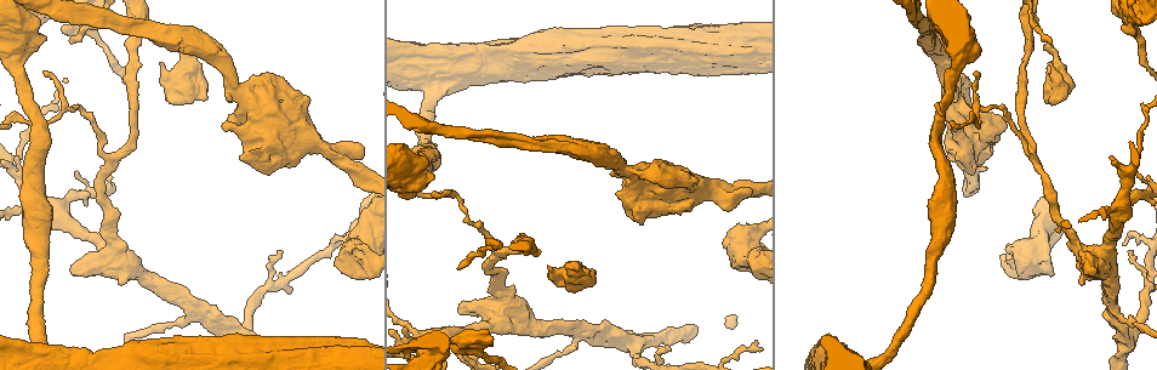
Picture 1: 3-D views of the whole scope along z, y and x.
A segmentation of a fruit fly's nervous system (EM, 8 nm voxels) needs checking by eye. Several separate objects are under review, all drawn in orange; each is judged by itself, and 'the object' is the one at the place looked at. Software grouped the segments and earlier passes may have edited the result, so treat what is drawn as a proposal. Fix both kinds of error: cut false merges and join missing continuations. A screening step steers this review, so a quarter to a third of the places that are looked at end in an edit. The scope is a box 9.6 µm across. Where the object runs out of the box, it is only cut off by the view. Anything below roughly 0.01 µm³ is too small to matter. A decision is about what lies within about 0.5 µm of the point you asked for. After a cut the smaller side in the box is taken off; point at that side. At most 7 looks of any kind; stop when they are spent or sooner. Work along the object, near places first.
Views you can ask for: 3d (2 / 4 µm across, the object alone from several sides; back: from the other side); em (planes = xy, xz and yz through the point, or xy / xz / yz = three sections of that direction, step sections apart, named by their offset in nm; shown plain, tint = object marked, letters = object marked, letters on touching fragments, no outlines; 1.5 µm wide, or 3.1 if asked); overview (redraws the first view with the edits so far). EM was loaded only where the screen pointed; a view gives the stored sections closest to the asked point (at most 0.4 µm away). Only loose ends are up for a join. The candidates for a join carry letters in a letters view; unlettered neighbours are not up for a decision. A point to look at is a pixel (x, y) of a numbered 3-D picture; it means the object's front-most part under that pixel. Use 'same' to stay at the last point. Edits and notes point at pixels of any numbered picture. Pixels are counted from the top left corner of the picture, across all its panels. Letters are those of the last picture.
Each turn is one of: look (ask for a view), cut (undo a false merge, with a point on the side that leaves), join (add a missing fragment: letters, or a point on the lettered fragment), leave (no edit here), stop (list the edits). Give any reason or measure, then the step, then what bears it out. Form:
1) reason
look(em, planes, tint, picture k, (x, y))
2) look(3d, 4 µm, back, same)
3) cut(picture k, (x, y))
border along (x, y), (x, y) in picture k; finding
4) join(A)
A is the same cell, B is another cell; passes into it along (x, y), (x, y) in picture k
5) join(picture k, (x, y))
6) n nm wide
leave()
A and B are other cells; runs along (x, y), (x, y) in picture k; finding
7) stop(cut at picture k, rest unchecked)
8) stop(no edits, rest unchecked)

a fork
look(3d, 4 µm, picture 1, (333, 151))

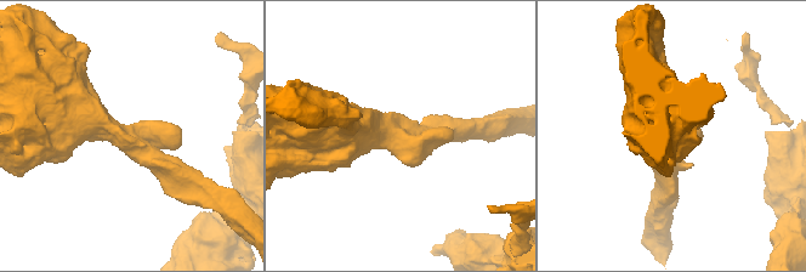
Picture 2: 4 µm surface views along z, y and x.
3 arms; arms of 280, 320, 650 nm; need the tissue
look(em, planes, letters, picture 2, (128, 138))

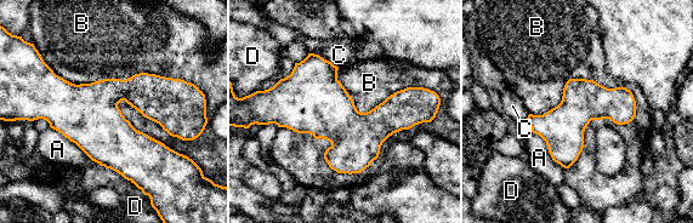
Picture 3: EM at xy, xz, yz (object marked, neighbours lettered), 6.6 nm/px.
280 nm wide
leave()
A, B, C and D are other cells; border along (37, 49), (75, 84), (159, 75) in picture 3; one cell here

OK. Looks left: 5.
three-way junction
look(3d, 4 µm, back, picture 1, (1124, 18))

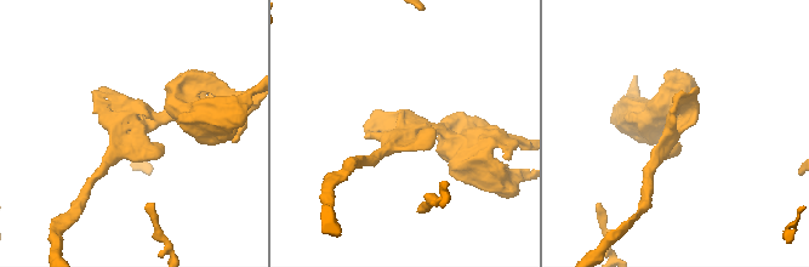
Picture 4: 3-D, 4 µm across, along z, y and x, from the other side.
look(em, xz, step 4, letters, picture 4, (674, 132))

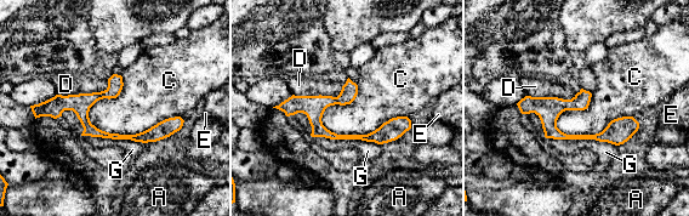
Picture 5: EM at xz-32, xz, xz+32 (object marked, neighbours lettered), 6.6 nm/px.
leave()
A, C, D, E and G are other cells; border along (87, 112), (119, 134), (180, 117) in picture 5; one cell here

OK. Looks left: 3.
an open end
look(em, planes, plain, picture 1, (17, 157))

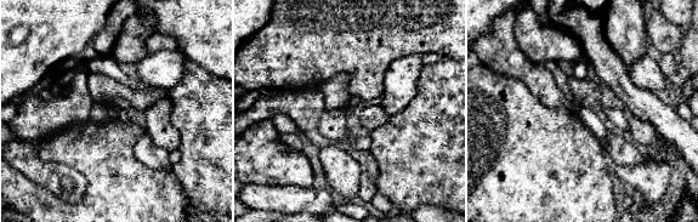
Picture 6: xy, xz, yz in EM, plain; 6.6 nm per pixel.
look(em, planes, letters, same)

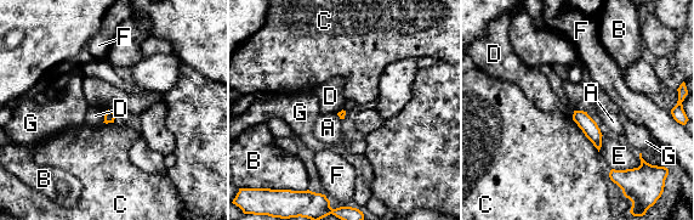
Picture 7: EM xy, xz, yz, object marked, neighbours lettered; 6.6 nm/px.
leave()
A, B, C, D, E, F and G are other cells; border along (108, 110), (102, 122) in picture 7; no lettered fragment goes on from it

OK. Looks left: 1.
stop(no edits, rest unchecked)

